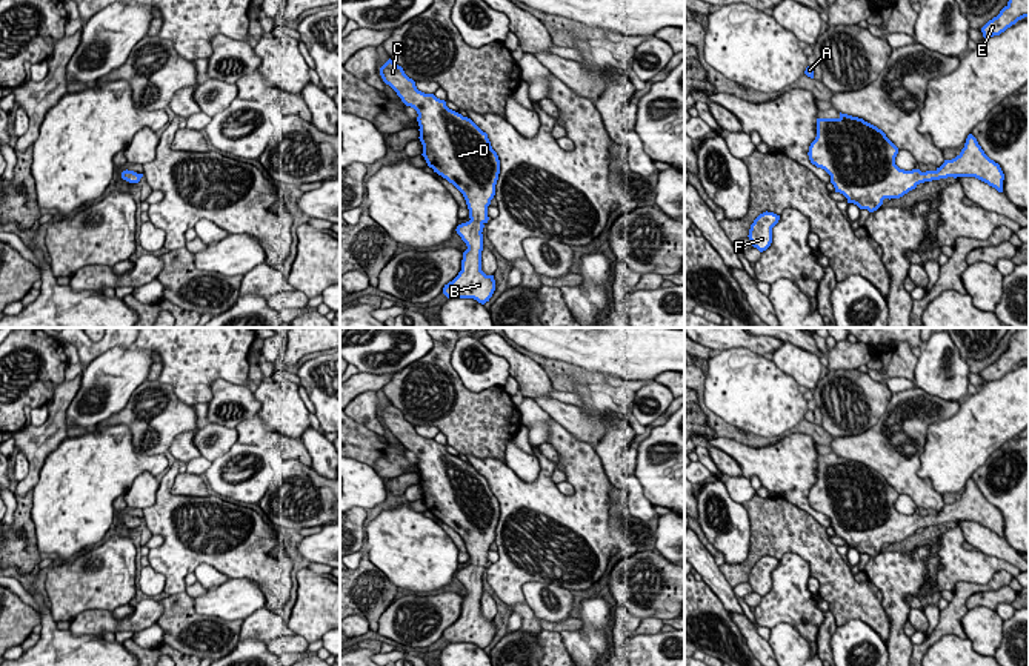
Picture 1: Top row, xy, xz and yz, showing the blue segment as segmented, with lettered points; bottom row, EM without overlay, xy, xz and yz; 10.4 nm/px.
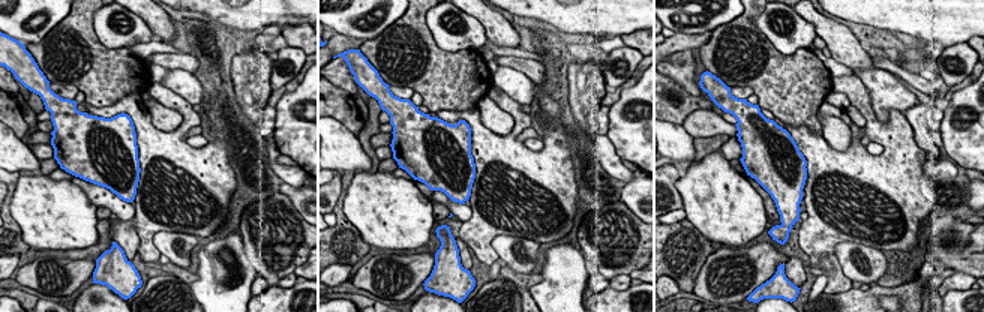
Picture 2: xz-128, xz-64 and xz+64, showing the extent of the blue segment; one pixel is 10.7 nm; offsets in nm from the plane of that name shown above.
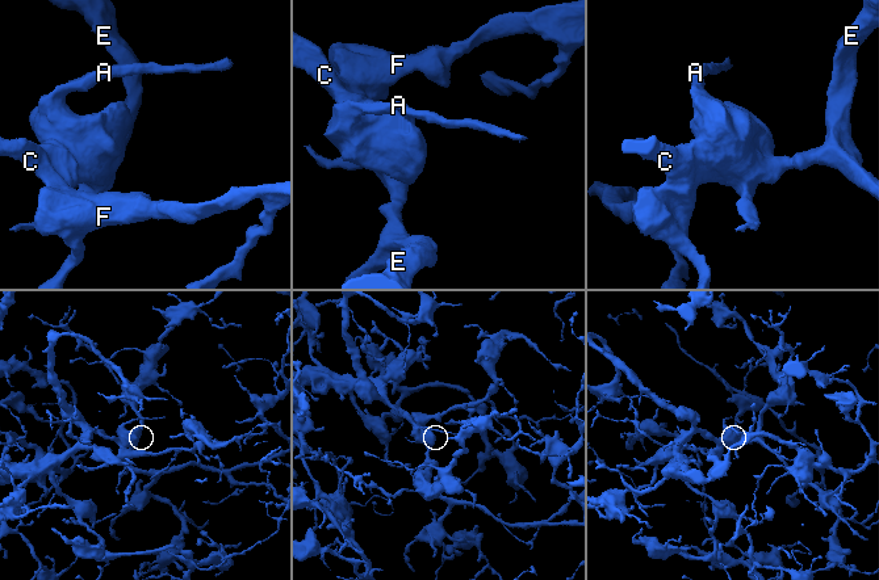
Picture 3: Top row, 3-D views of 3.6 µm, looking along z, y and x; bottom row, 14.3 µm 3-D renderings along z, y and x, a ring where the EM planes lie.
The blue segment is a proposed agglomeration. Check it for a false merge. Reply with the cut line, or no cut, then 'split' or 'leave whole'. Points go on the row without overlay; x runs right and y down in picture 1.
cut none; leave whole

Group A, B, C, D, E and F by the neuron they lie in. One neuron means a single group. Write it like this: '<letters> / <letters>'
A B C D E F

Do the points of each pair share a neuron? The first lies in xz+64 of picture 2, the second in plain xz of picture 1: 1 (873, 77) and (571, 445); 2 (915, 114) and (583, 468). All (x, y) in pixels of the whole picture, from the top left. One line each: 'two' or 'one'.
1: two
2: two

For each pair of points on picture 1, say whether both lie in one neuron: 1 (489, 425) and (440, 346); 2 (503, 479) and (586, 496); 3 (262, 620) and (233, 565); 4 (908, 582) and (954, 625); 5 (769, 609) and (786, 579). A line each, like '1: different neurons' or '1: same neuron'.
1: same neuron
2: same neuron
3: different neurons
4: different neurons
5: same neuron

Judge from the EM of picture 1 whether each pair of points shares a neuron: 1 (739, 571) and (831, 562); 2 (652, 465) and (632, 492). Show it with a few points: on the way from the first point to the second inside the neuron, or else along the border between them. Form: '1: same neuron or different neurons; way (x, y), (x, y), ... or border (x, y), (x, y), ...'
1: same neuron; way (762, 549), (768, 543), (808, 543)
2: different neurons; border (632, 474), (643, 496), (654, 506)

